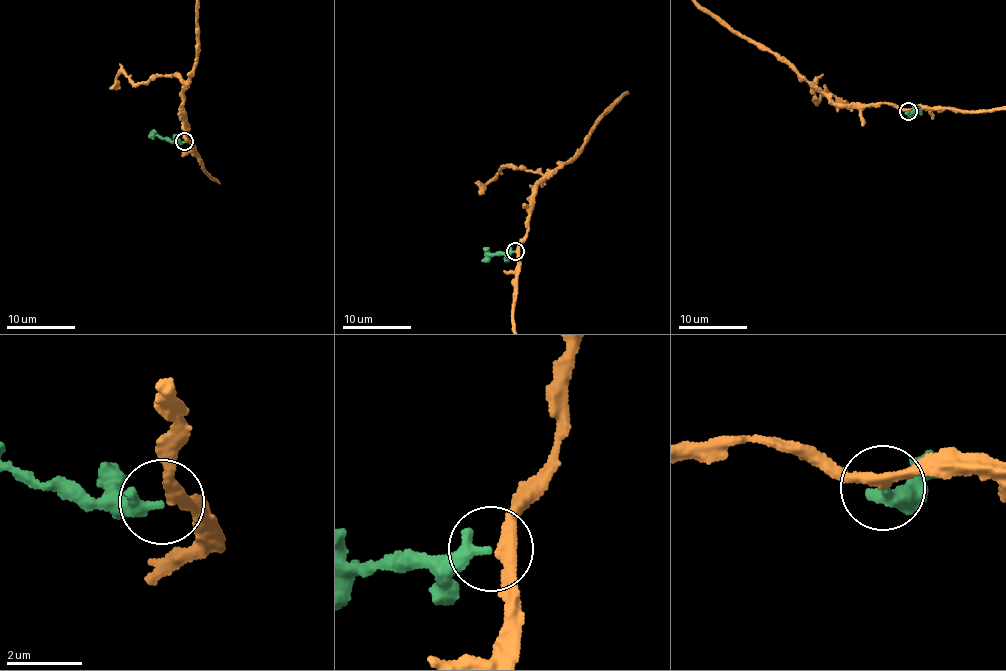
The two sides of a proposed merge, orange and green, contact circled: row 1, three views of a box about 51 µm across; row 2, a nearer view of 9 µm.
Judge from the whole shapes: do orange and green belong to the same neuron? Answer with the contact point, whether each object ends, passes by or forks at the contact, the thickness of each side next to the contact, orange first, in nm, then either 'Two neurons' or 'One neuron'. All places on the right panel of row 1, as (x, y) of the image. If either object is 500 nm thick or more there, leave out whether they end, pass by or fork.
Place: (908, 111). At the ring orange passes by. At the ring green ends. Thickness 300 nm (orange) against 360 nm. One neuron

